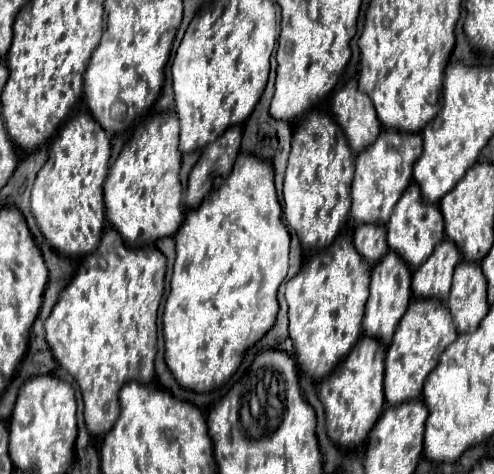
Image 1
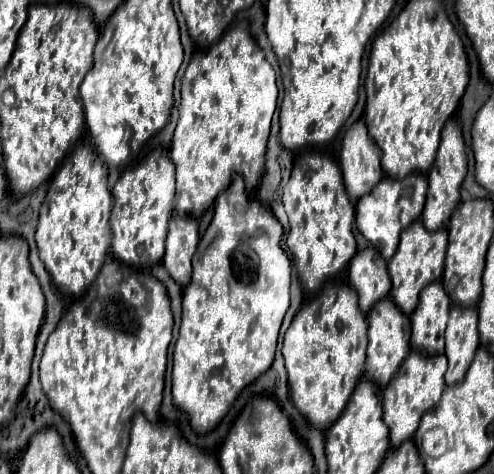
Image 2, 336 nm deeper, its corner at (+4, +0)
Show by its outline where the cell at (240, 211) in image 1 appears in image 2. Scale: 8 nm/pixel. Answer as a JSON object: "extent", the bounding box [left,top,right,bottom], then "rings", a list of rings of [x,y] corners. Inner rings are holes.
{"extent":[172,176,292,434],"rings":[[[236,176],[216,198],[212,222],[192,258],[192,278],[184,288],[182,324],[172,366],[174,404],[190,414],[190,426],[200,434],[210,432],[224,418],[240,390],[266,372],[274,360],[280,324],[290,306],[292,276],[292,260],[280,244],[282,234],[282,224],[274,212],[250,196],[242,176]]]}

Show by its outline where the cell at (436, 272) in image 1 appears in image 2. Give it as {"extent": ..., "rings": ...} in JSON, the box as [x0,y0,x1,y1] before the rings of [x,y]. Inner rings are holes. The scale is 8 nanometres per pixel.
{"extent":[410,280,450,354],"rings":[[[440,280],[428,284],[420,292],[420,302],[410,314],[412,340],[416,350],[436,354],[444,350],[444,330],[450,312],[450,298]]]}

